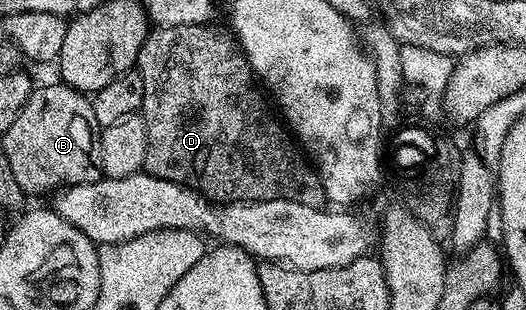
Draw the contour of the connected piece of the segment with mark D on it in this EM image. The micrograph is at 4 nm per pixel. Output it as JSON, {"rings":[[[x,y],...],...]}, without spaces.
{"rings":[[[209,24],[168,27],[167,29],[158,27],[146,36],[144,47],[140,47],[136,71],[142,76],[142,82],[144,83],[144,95],[142,96],[140,116],[146,121],[147,125],[145,172],[160,178],[161,181],[171,181],[177,185],[185,185],[187,189],[194,189],[215,203],[288,199],[296,203],[304,203],[305,205],[321,206],[323,202],[326,201],[326,192],[322,186],[322,180],[318,178],[317,172],[308,164],[307,158],[303,156],[299,146],[292,140],[287,126],[276,116],[271,102],[267,100],[263,90],[256,84],[255,75],[250,69],[249,63],[246,61],[246,56],[243,55],[241,49],[239,49],[237,40],[235,40],[229,32],[226,32],[227,34],[217,33],[216,30],[210,28],[211,26]]]}

